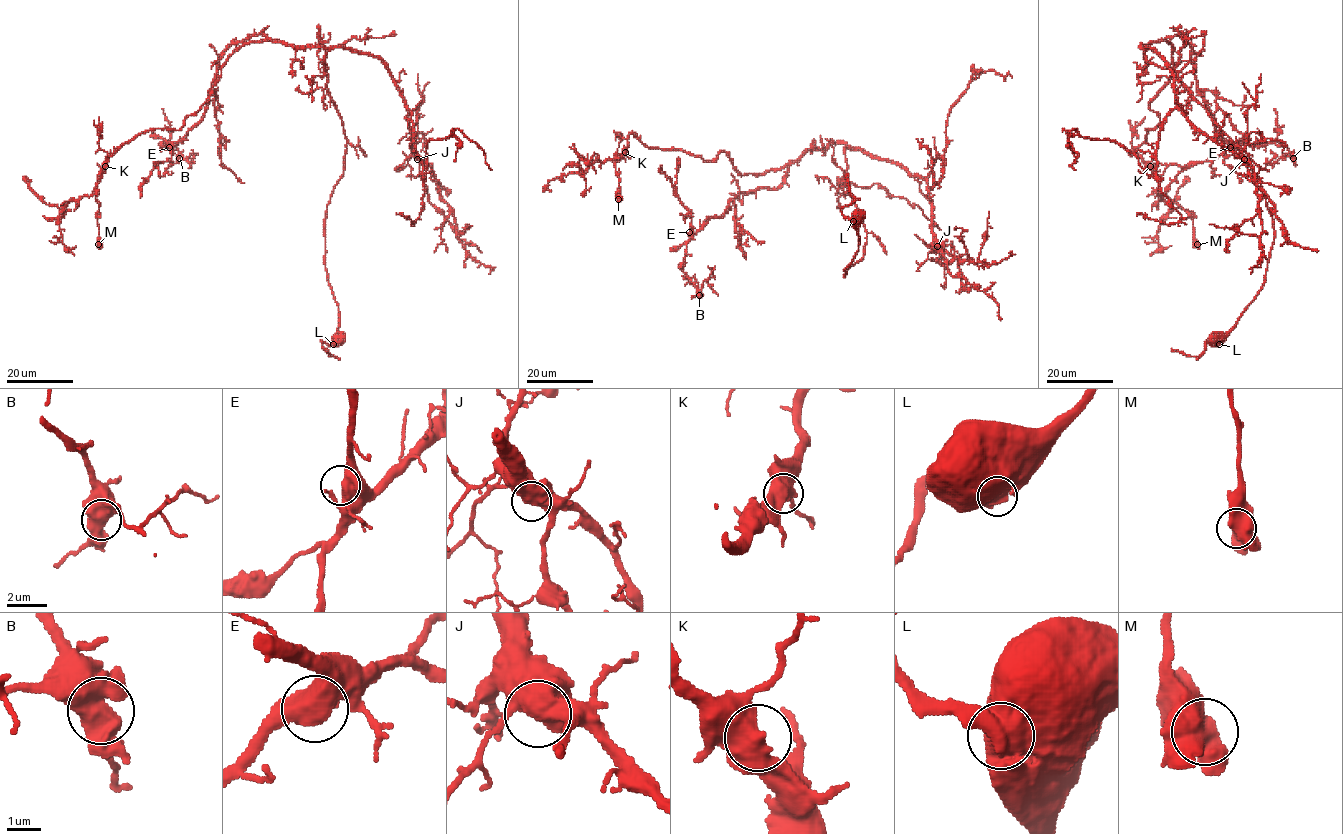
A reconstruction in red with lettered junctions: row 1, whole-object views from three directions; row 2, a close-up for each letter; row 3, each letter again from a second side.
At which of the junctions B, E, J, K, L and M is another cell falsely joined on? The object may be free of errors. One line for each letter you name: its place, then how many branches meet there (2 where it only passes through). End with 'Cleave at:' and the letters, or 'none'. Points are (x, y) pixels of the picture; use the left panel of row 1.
L: place (333, 344); branches 2
Cleave at: L

